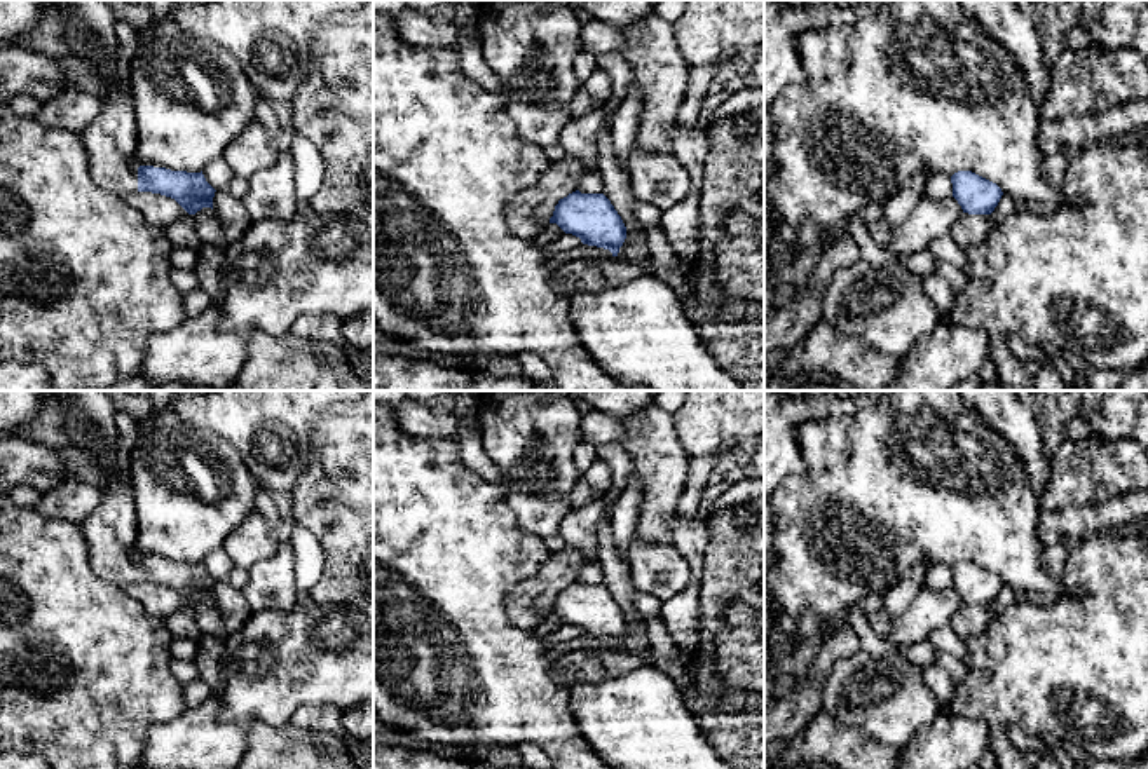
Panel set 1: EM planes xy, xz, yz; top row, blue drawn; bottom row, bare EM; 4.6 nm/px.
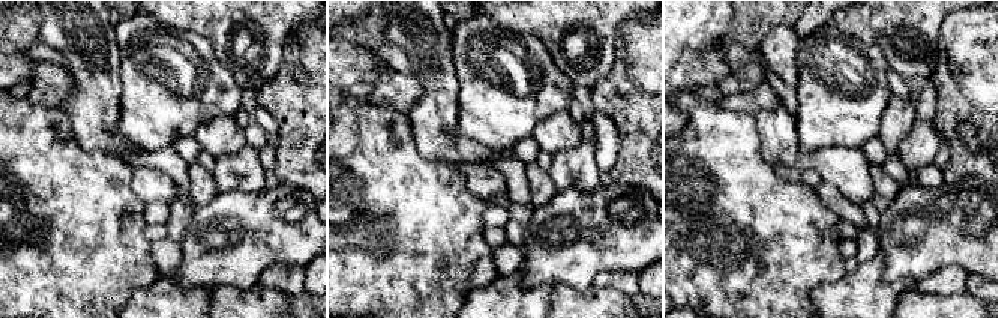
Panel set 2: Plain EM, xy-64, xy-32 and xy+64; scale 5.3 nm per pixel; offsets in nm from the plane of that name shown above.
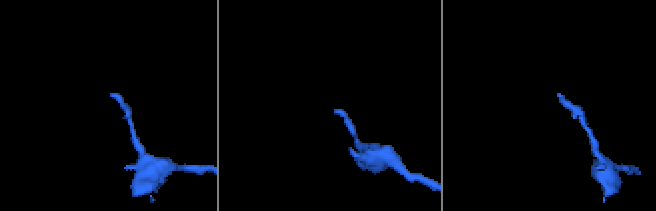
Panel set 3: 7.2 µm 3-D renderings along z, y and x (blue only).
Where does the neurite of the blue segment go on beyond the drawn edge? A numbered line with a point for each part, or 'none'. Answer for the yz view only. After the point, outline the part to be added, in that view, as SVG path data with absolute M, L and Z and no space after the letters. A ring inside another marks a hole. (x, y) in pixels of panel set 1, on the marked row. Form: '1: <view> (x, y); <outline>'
none

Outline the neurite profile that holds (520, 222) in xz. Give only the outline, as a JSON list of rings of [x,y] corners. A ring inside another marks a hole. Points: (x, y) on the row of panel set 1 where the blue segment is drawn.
[[[572,155],[551,162],[539,180],[508,206],[508,227],[520,239],[534,239],[550,223],[560,199],[577,190],[579,178],[591,169]]]

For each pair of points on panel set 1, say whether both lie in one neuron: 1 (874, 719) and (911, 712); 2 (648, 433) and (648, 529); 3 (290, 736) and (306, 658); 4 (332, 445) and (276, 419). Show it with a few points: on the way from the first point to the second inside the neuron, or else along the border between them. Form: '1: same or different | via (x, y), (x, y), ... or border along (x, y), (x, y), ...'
1: same | via (883, 712), (902, 712)
2: same | via (655, 457), (655, 504)
3: different | border along (252, 721), (273, 726), (288, 724)
4: different | border along (323, 408), (313, 424), (309, 462), (299, 475)

